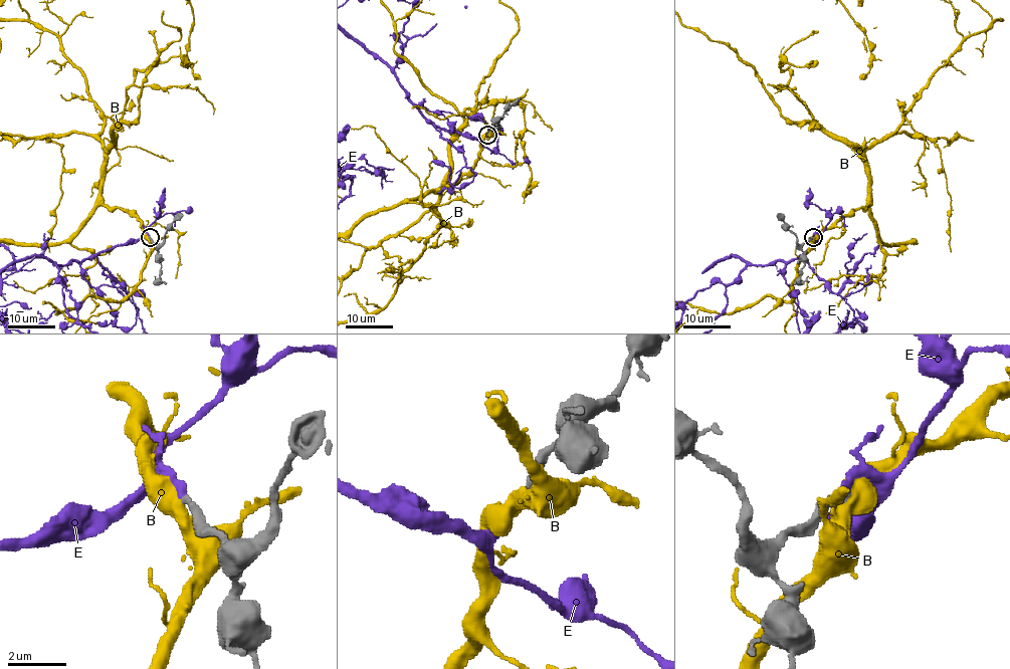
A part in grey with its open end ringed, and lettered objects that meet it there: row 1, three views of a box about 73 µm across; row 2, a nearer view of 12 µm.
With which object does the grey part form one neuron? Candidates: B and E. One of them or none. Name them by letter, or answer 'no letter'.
E

